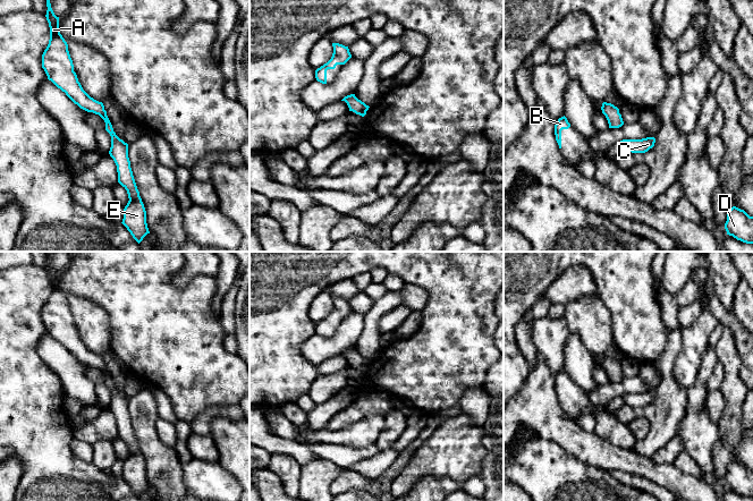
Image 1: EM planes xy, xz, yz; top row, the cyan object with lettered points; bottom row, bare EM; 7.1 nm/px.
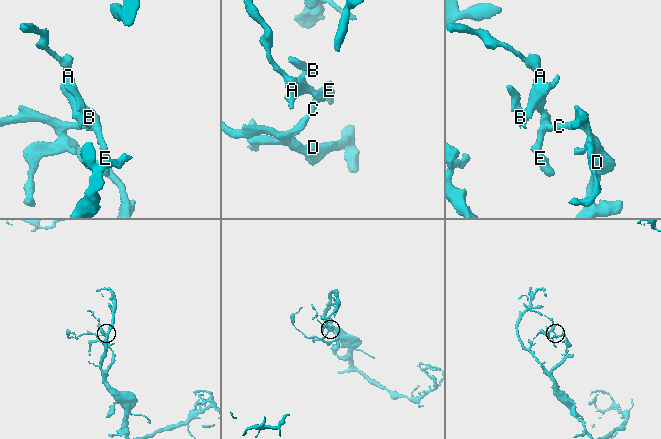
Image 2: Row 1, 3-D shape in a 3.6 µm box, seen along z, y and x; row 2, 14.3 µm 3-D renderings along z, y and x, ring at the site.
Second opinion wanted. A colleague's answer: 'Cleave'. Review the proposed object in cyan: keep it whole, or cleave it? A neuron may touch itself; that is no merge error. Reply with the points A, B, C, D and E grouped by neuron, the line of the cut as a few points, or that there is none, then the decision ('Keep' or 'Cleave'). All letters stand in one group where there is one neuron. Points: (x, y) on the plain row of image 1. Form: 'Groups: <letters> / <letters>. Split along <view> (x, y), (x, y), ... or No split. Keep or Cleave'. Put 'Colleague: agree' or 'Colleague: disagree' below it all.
Groups: A B C D E. No split. Keep
Colleague: disagree

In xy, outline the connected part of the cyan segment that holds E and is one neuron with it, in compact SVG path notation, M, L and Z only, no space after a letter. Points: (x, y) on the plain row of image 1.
M46 252L46 261L45 271L50 281L50 294L42 308L42 322L48 333L65 346L75 358L87 366L99 368L104 374L105 384L111 390L109 408L117 419L118 436L127 444L129 452L124 462L121 477L139 498L150 485L146 477L146 465L130 422L128 398L120 393L113 385L103 357L94 354L83 343L74 325L68 298L60 288L59 271L54 269L51 262L50 252Z

